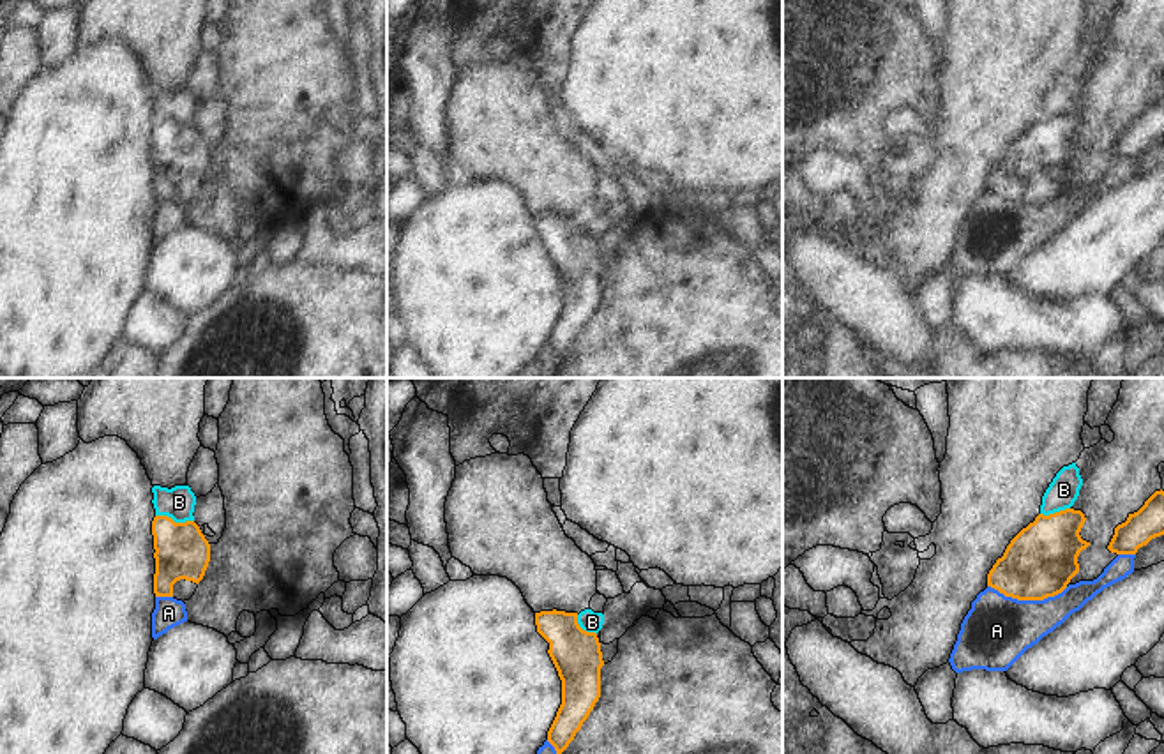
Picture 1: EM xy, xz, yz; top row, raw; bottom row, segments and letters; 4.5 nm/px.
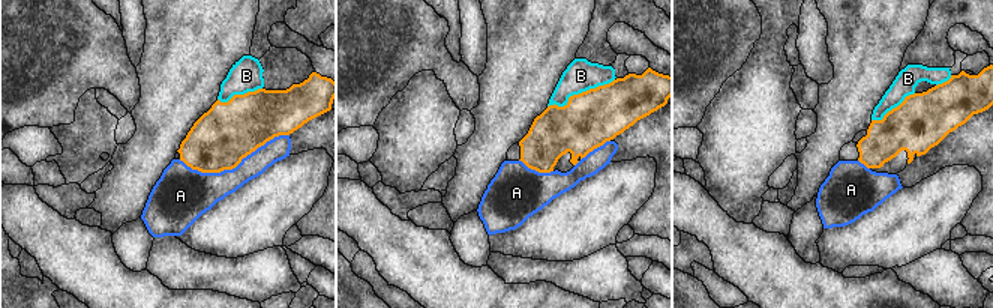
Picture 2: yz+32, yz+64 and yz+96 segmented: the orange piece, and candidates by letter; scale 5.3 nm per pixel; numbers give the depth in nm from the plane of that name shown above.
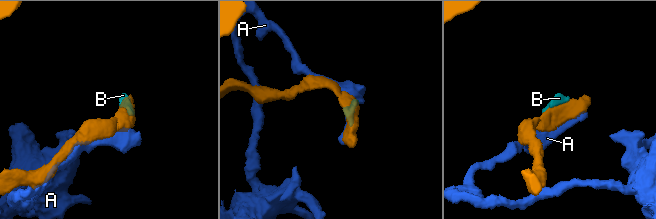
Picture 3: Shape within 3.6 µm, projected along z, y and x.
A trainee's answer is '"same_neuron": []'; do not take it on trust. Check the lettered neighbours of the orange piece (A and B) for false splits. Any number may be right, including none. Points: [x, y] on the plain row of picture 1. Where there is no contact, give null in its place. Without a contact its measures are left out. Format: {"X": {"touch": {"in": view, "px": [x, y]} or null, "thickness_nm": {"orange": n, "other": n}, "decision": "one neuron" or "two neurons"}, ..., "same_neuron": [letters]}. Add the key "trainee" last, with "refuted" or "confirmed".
{"A": {"touch": {"in": "yz", "px": [1028, 203]}, "thickness_nm": {"orange": 320, "other": 320}, "decision": "two neurons"}, "B": {"touch": {"in": "xy", "px": [173, 126]}, "thickness_nm": {"orange": 240, "other": 150}, "decision": "two neurons"}, "same_neuron": [], "trainee": "confirmed"}

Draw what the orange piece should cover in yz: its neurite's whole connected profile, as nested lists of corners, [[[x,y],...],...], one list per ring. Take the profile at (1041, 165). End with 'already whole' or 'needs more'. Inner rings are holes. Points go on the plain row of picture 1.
[[[1074,113],[1039,118],[996,164],[987,191],[1017,205],[1044,205],[1062,198],[1079,177],[1079,157],[1090,150],[1079,139],[1085,125],[1085,118]]]; already whole

